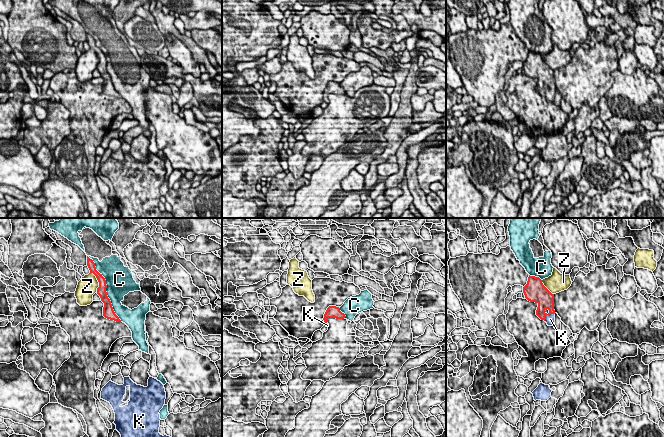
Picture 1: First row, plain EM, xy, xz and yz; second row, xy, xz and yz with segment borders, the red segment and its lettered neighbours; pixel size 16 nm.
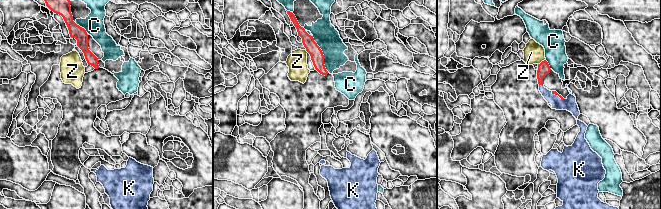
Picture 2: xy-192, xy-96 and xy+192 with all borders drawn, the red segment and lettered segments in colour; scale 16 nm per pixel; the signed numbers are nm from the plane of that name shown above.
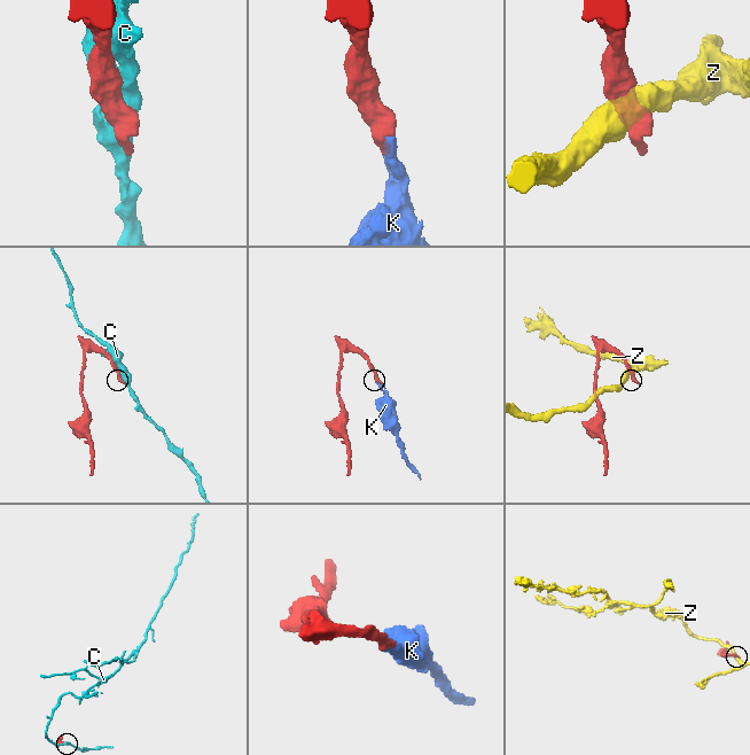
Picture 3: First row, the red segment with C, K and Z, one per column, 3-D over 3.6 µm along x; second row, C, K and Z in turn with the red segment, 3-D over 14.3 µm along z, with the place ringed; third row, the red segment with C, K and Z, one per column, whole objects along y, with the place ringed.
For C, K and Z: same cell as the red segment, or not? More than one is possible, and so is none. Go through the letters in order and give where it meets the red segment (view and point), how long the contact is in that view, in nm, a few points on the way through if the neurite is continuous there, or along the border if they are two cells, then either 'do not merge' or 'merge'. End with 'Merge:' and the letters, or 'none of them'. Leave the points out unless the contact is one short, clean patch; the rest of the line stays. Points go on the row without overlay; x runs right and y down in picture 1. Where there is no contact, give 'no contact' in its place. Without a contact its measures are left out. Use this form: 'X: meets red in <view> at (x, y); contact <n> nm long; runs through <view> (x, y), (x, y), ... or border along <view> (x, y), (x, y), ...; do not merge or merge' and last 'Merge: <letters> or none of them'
C: meets red in xy at (106, 63); contact 1200 nm long; do not merge
K: meets red in yz at (548, 90); contact 220 nm long; merge
Z: meets red in xy at (98, 57); contact 360 nm long; do not merge
Merge: K

